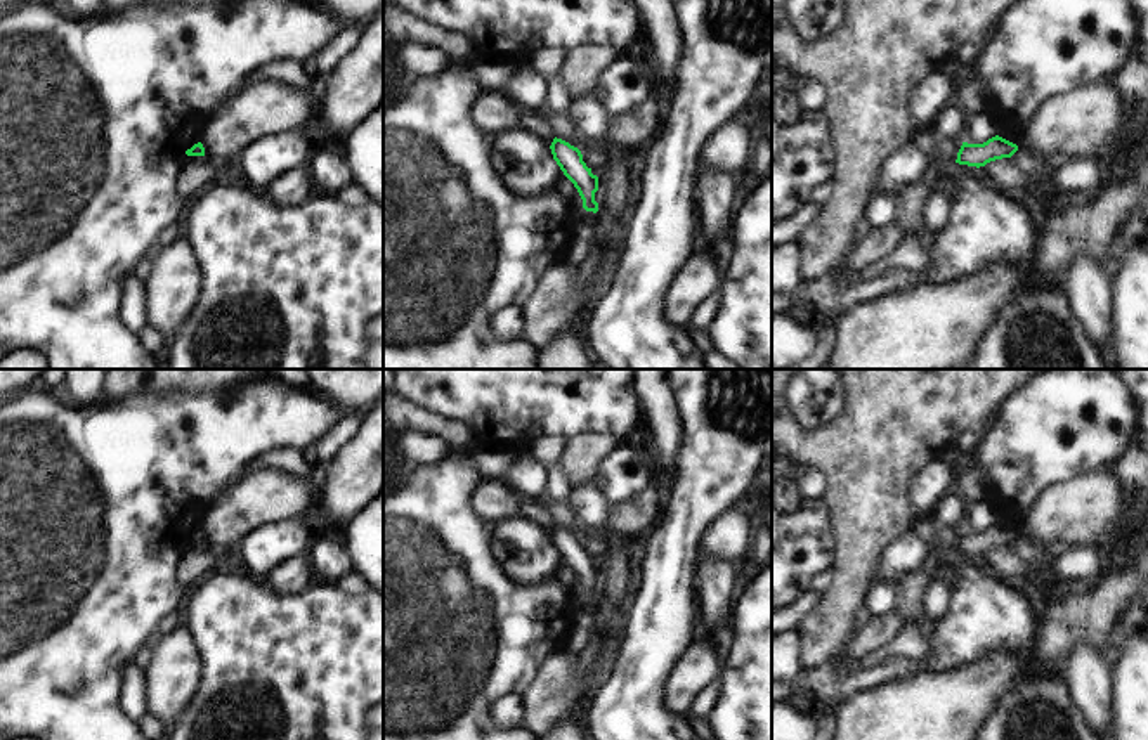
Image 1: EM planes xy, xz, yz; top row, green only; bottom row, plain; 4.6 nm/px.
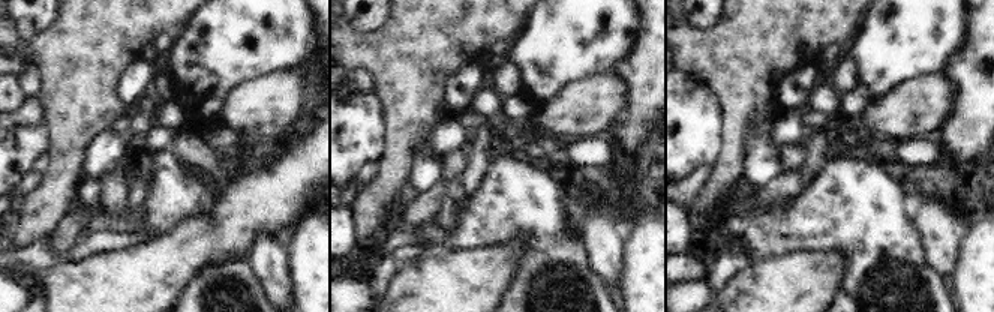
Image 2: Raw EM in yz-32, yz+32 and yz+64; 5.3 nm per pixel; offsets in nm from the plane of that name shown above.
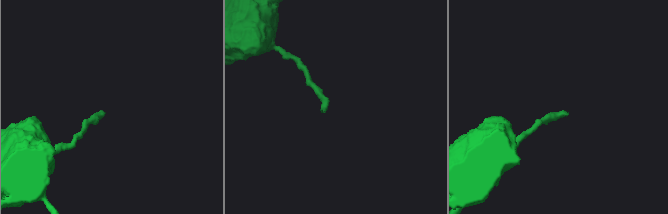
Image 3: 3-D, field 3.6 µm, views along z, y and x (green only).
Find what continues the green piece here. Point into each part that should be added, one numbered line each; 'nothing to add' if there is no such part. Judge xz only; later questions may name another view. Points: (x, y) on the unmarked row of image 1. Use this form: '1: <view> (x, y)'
nothing to add

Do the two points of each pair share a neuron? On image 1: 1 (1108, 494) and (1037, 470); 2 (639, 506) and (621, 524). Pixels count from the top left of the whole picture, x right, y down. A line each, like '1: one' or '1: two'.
1: two
2: one

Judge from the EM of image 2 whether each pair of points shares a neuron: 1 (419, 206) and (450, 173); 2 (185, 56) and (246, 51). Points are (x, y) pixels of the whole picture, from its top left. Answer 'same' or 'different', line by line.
1: different
2: same

